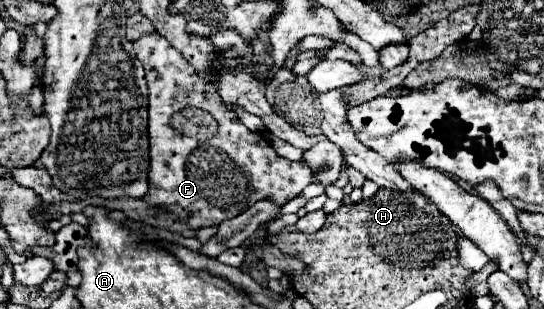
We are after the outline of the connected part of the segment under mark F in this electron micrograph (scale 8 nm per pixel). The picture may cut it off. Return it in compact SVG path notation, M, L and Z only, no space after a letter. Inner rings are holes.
M150 33L142 35L140 39L134 41L134 53L138 61L146 69L146 81L148 81L148 135L150 135L150 191L144 195L144 201L156 209L164 209L168 213L174 213L182 223L190 225L194 231L204 229L204 227L216 227L224 219L232 219L252 207L254 203L268 199L276 205L288 203L294 195L302 193L306 185L310 185L312 171L306 163L300 161L288 161L280 157L274 147L264 139L262 133L254 133L246 129L238 117L226 109L222 103L216 87L208 83L206 79L200 79L196 69L176 51L162 35ZM194 105L204 111L208 111L220 125L218 133L210 141L196 141L188 139L184 135L178 135L174 129L170 129L170 117L172 113Z

